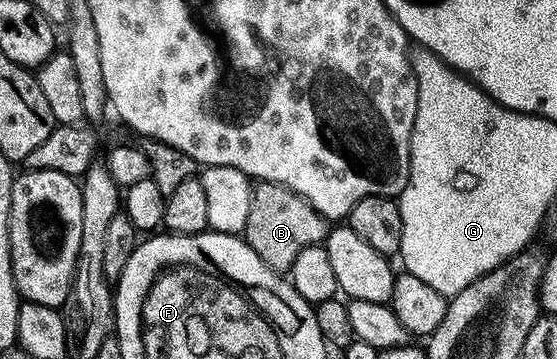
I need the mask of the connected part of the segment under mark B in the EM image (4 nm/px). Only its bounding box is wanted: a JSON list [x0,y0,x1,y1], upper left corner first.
[244,181,328,271]

